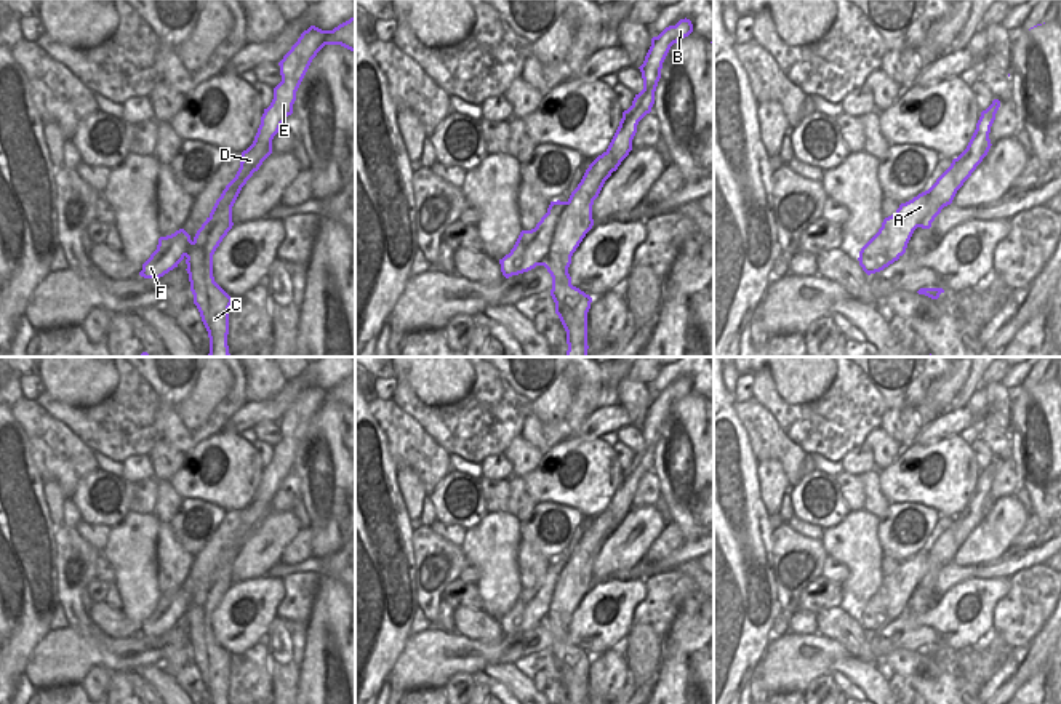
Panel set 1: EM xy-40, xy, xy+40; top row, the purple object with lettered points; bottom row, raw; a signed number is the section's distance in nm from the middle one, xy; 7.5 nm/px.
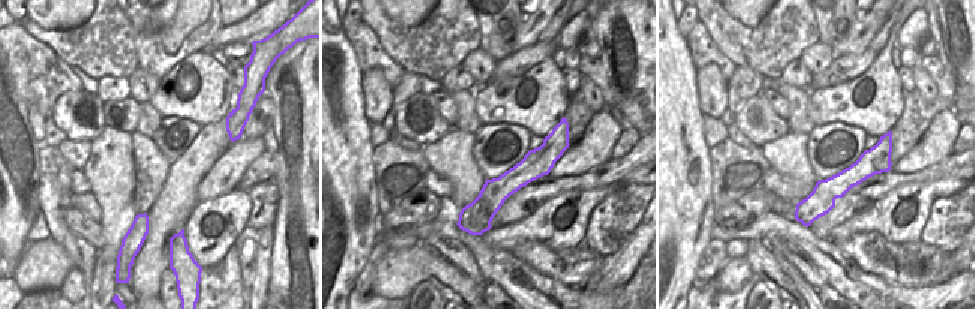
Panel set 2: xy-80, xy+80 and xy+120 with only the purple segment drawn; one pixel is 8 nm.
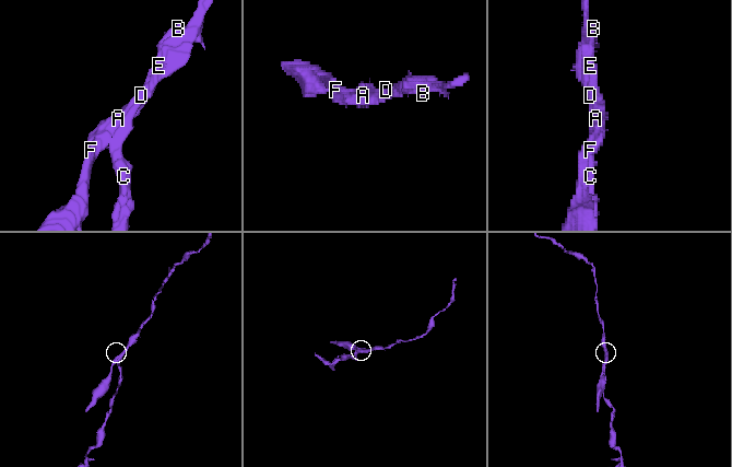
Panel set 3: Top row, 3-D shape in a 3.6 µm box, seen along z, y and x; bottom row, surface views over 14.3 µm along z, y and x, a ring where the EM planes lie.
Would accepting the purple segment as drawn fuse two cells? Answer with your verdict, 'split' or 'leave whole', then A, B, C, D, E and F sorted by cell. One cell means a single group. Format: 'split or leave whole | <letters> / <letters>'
split | A B D E F / C

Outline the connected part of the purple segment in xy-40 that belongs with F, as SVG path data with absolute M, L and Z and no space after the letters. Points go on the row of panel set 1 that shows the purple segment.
M179 229L171 235L160 237L157 250L150 254L150 258L142 264L142 270L139 272L144 278L160 278L184 259L189 248L192 246L190 235Z

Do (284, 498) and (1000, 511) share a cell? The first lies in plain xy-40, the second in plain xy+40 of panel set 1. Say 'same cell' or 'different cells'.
different cells

